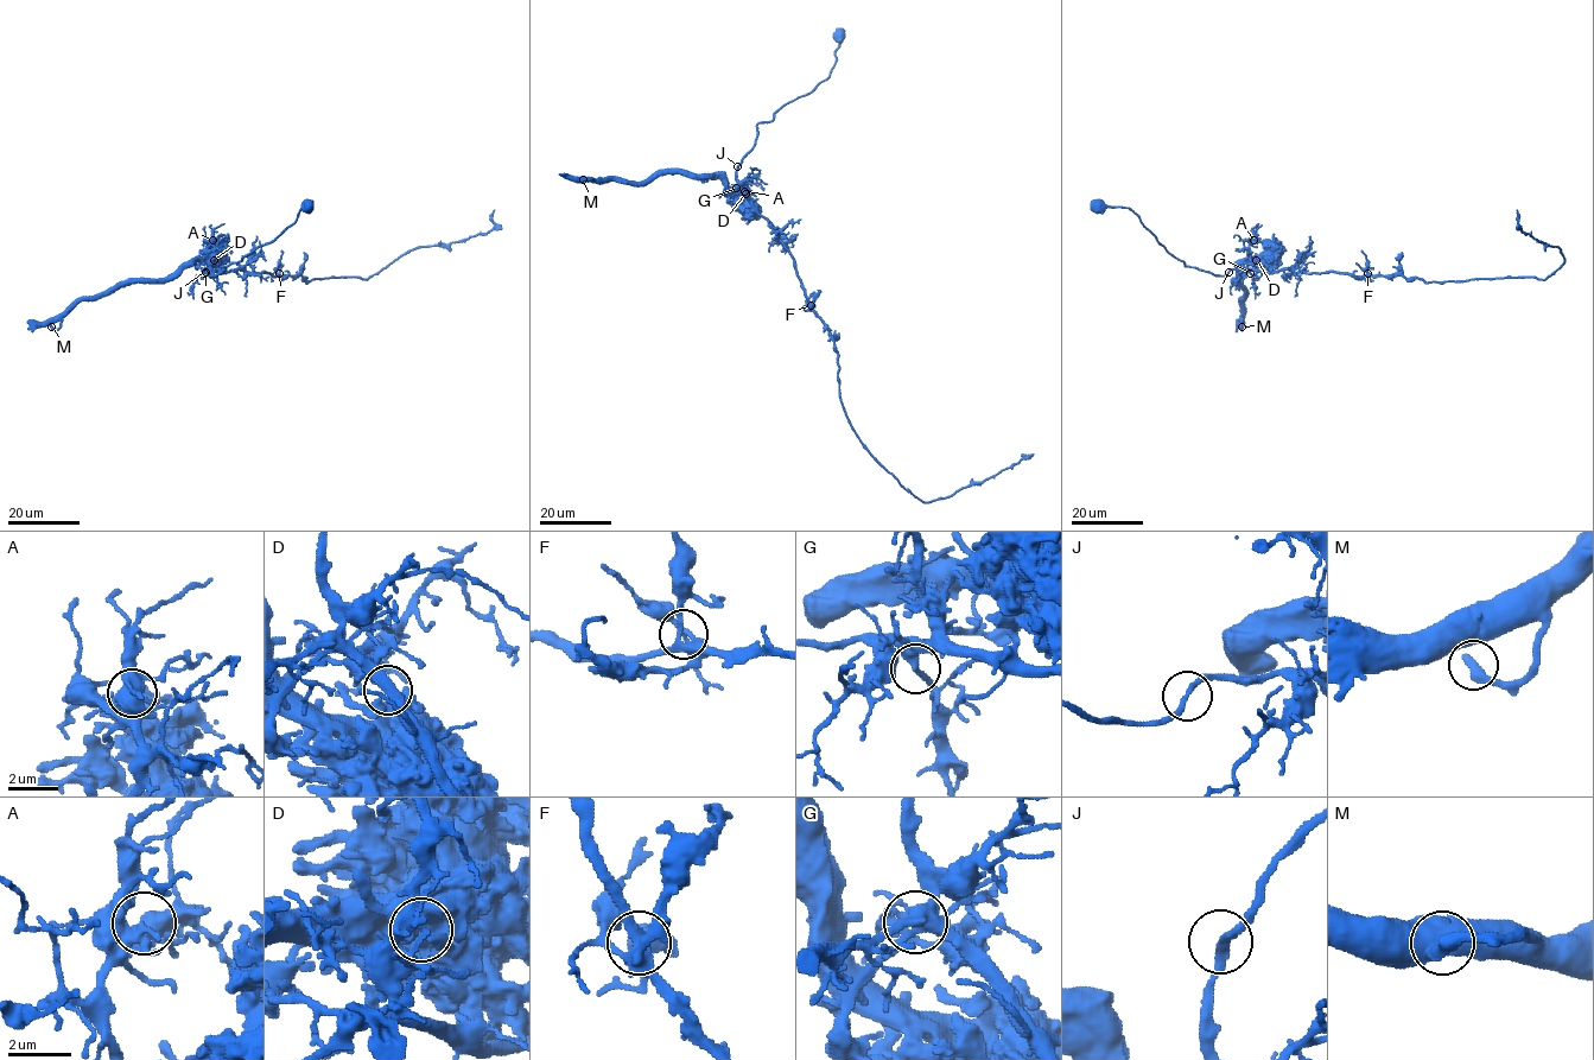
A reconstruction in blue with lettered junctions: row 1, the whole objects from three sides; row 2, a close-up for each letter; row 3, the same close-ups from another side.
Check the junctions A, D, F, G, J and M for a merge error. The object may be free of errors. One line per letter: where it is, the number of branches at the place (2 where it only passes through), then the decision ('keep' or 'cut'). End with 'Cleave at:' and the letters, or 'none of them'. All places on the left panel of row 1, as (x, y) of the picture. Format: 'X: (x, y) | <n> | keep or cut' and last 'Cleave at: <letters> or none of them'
A: (213, 240) | 2 | keep
D: (214, 260) | 2 | cut
F: (279, 273) | 3 | keep
G: (204, 273) | 2 | keep
J: (205, 272) | 2 | keep
M: (51, 327) | 2 | keep
Cleave at: D

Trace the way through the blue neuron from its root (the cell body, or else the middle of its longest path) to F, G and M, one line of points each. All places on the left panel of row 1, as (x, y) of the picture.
F: (307, 205), (272, 241), (213, 275), (204, 270), (267, 272), (272, 277), (279, 273)
G: (307, 205), (272, 241), (256, 247), (241, 260), (229, 262), (216, 274), (209, 275), (205, 268), (204, 273)
M: (307, 205), (272, 241), (216, 274), (190, 261), (164, 278), (122, 280), (74, 302), (51, 327)

